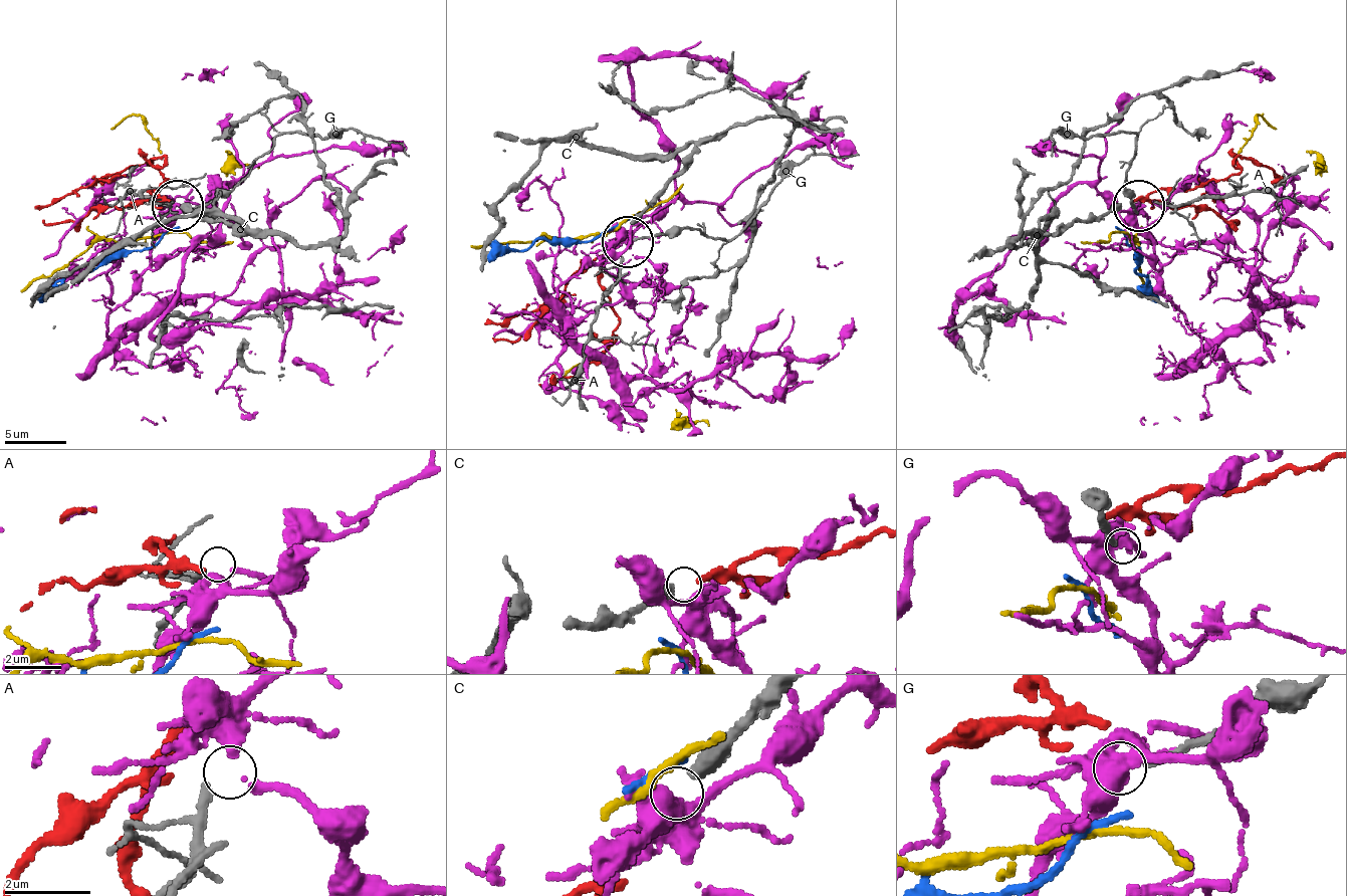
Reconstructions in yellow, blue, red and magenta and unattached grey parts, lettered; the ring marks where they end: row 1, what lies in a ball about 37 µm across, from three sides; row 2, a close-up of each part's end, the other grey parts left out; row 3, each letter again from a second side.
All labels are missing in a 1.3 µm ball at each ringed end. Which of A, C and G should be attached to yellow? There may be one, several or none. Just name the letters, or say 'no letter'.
no letter

